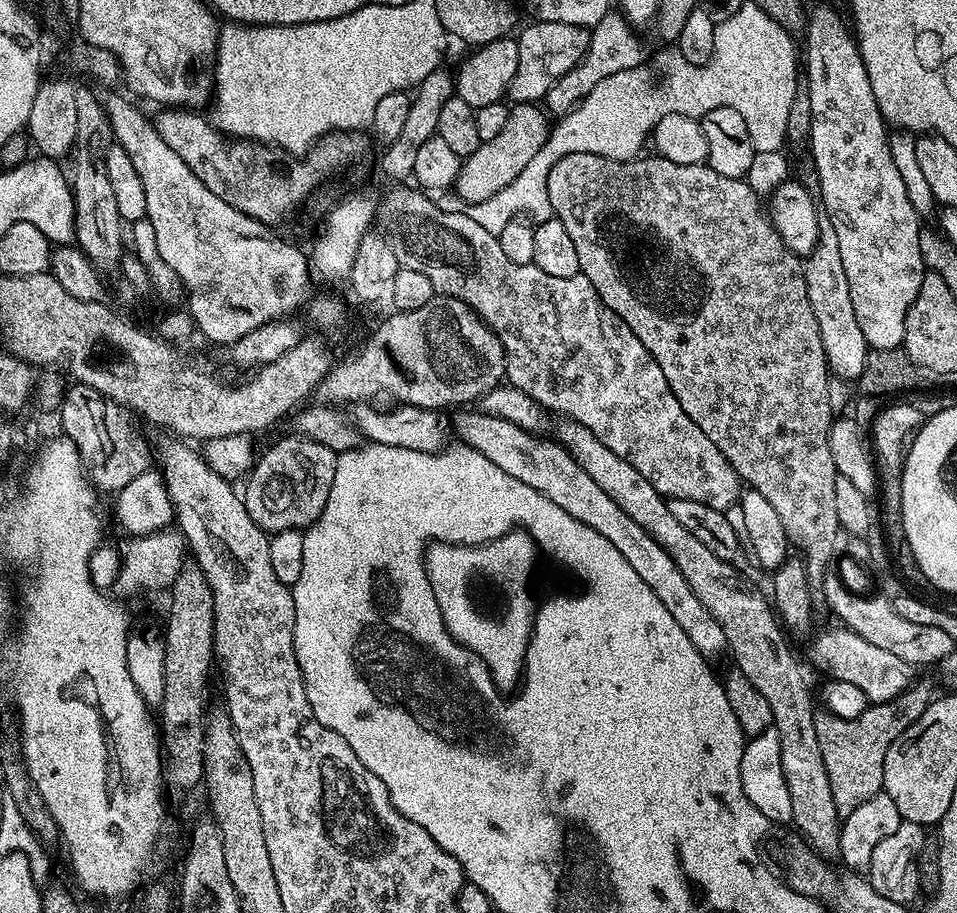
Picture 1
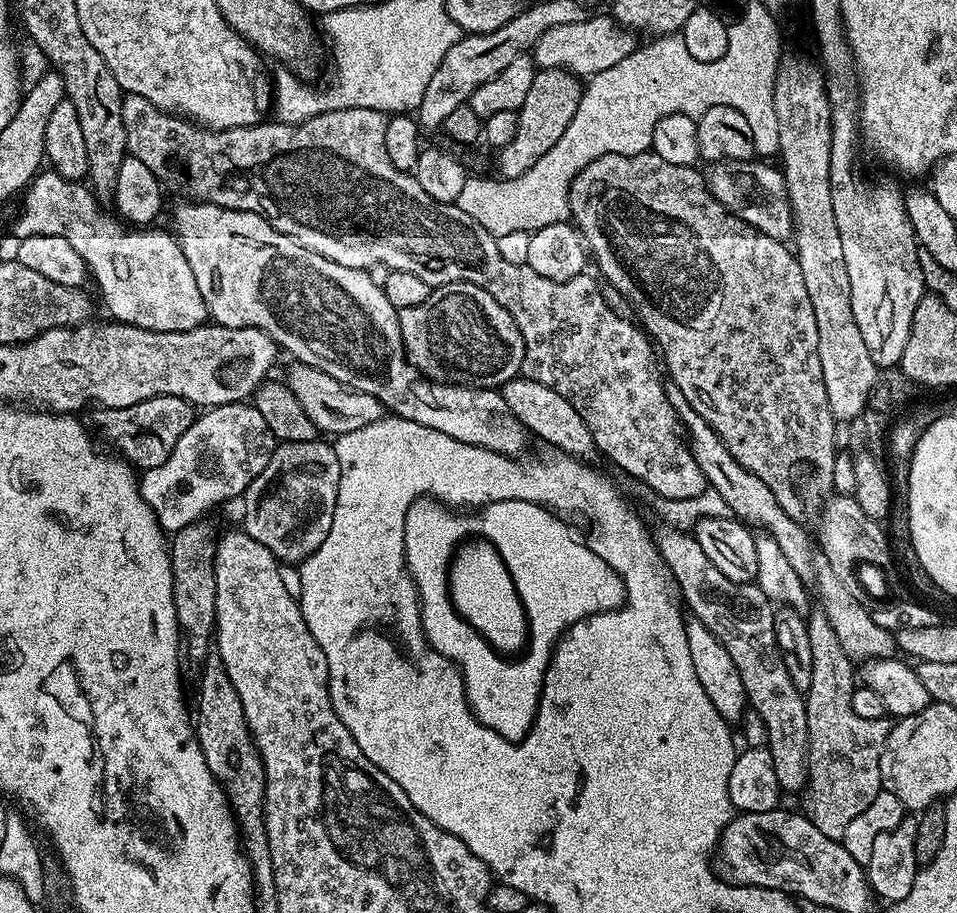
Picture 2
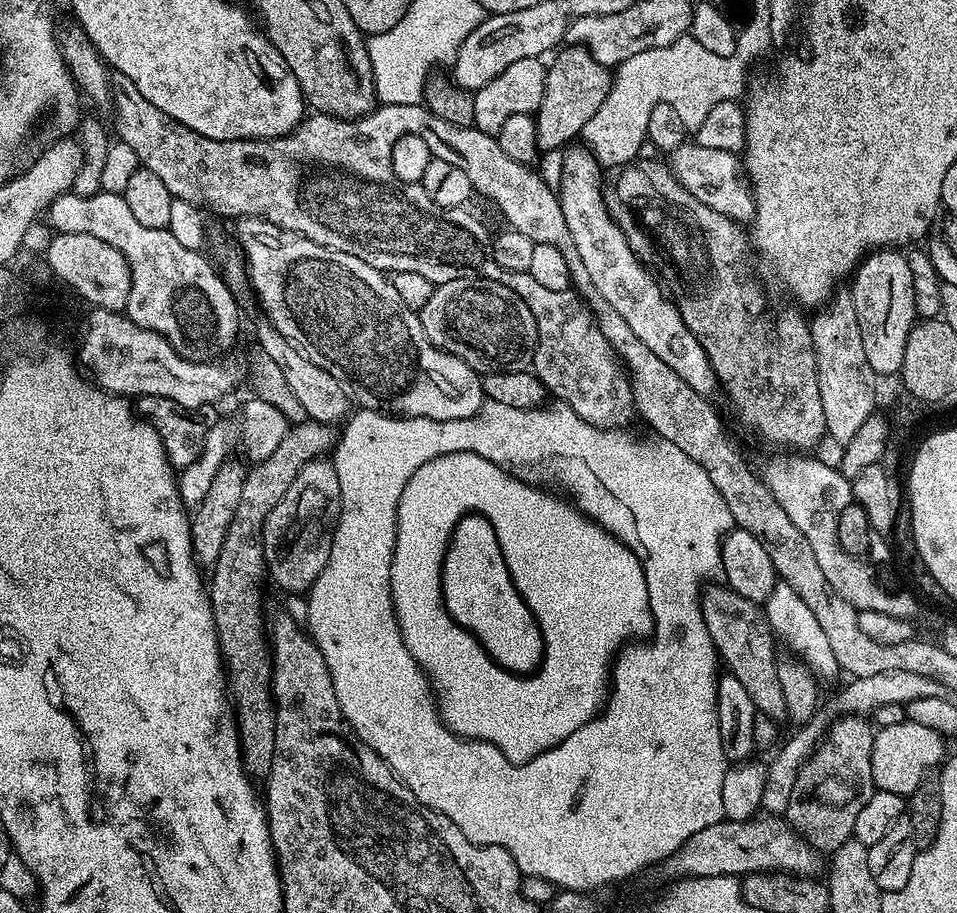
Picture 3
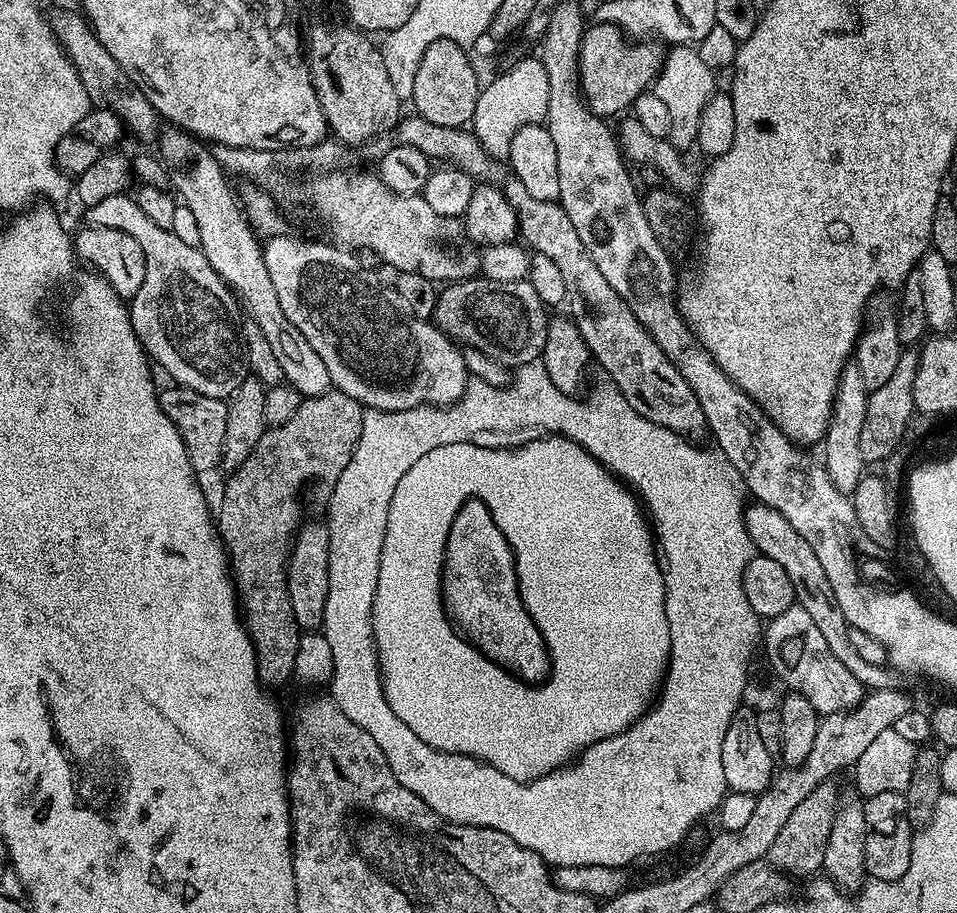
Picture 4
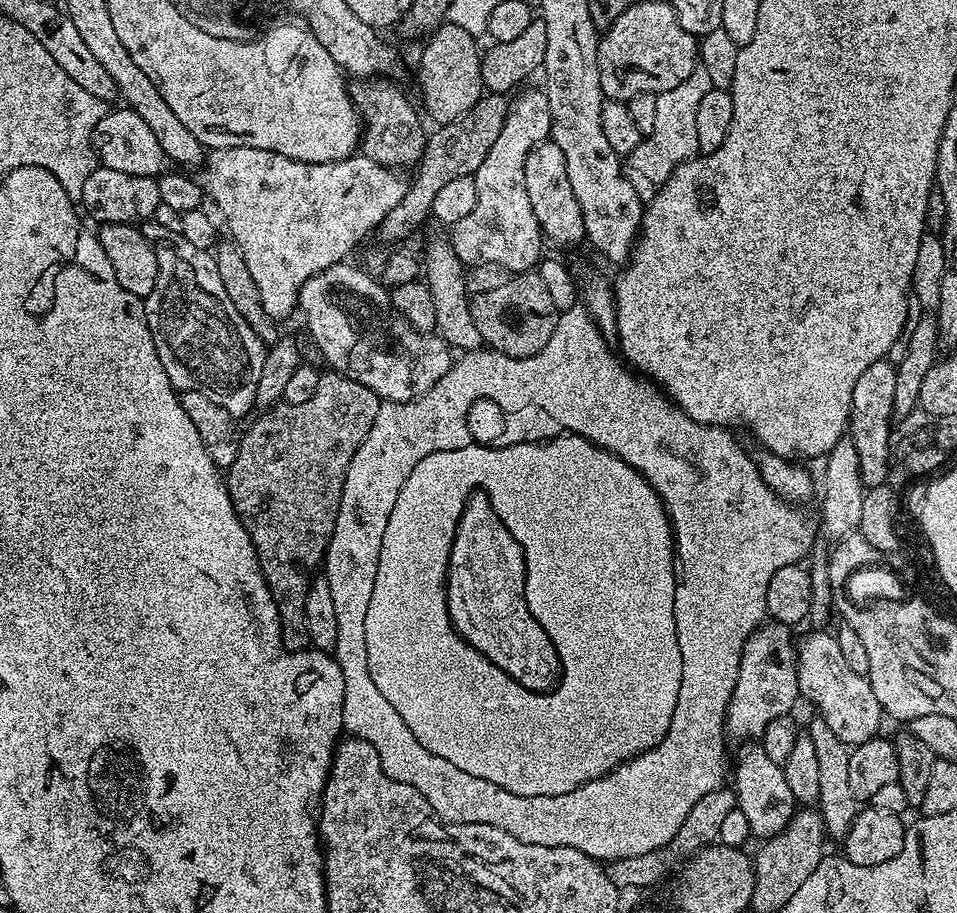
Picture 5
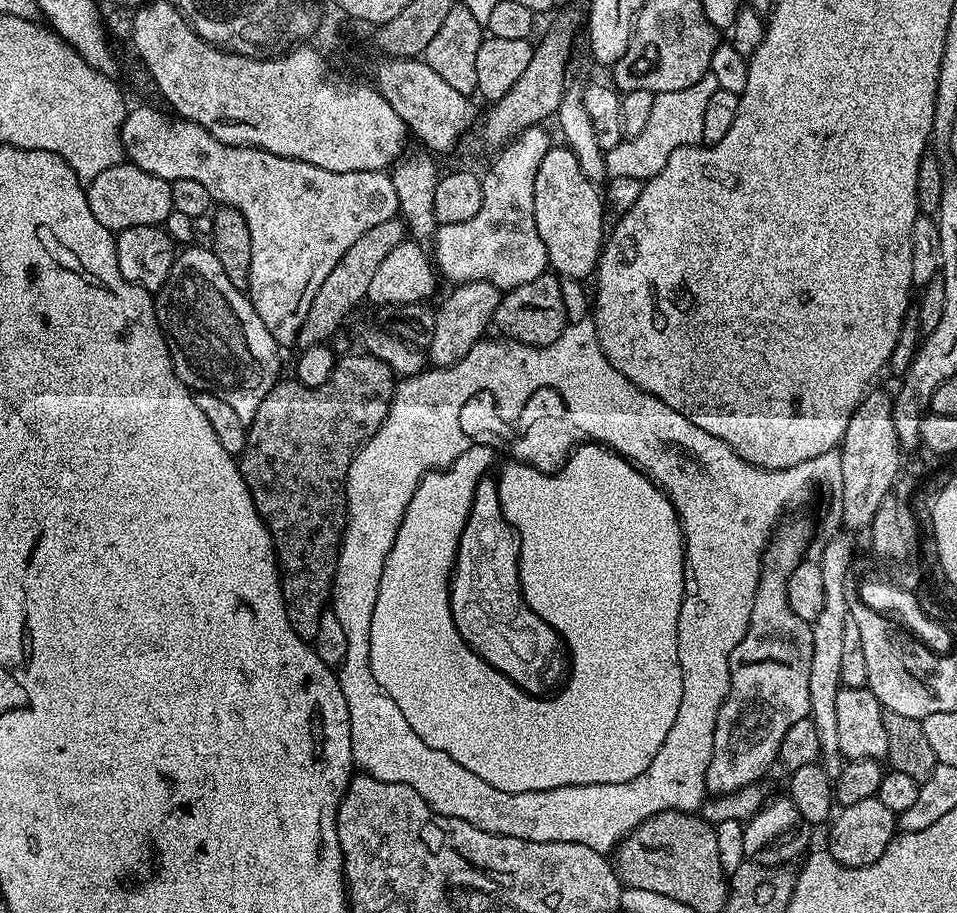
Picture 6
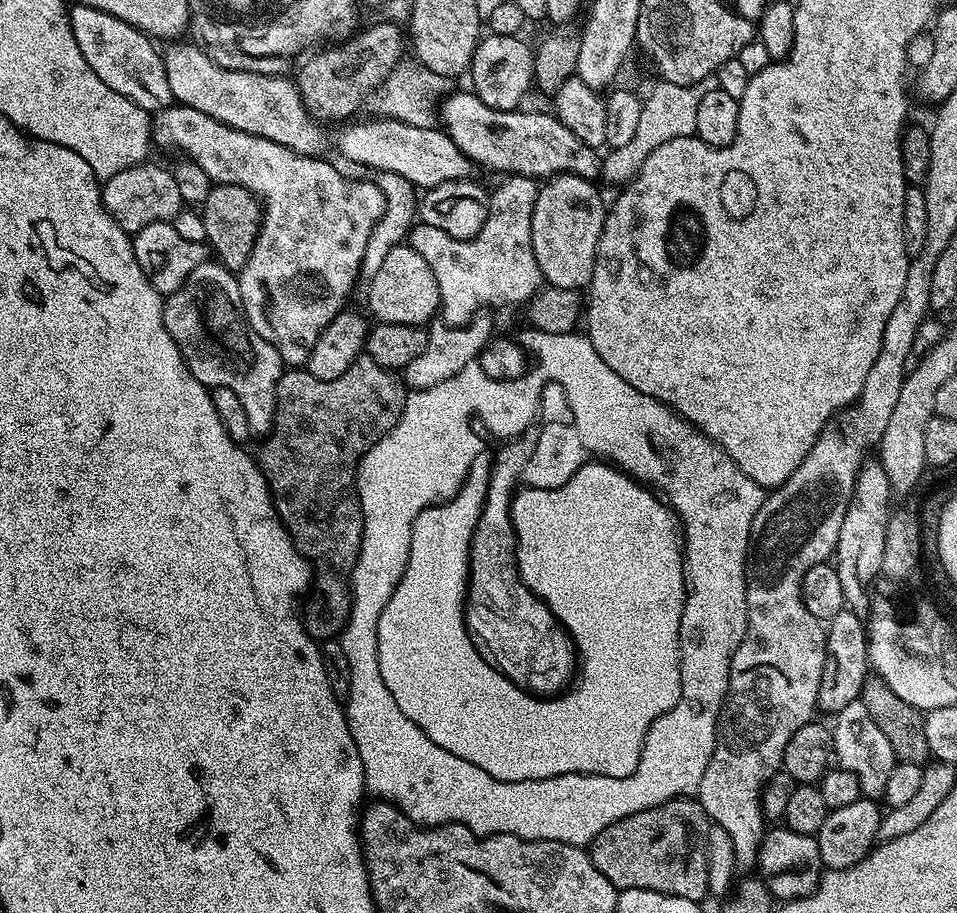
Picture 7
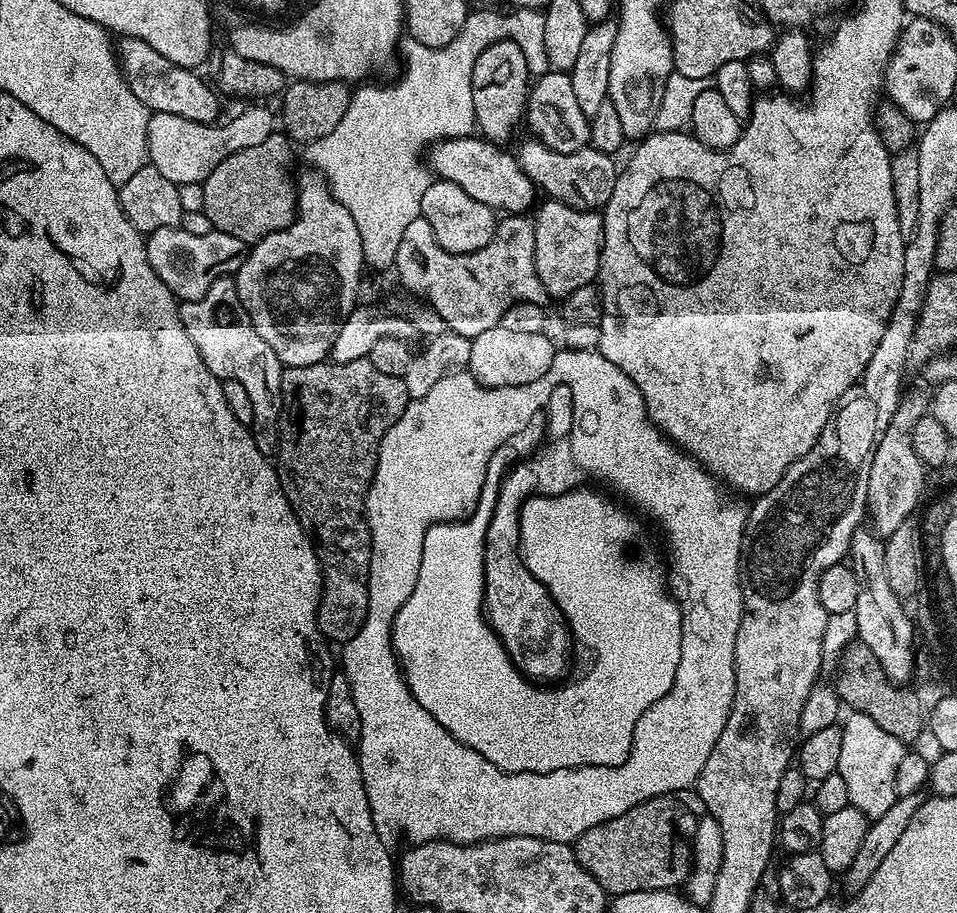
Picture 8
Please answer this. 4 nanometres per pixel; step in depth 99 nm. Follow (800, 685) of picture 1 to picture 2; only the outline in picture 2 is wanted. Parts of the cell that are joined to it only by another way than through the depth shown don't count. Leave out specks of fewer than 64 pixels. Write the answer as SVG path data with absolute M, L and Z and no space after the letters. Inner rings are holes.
M523 374L506 382L499 389L500 397L510 406L510 414L522 422L522 426L540 440L546 440L554 444L561 453L573 458L588 456L597 451L596 443L592 437L592 431L586 426L582 414L558 394L558 390L550 390L550 386L542 386L542 382L534 382ZM668 526L655 537L656 547L664 559L668 571L686 605L687 611L695 619L702 622L722 646L734 658L734 666L738 666L738 675L742 677L742 686L746 686L748 707L751 711L761 715L762 722L766 722L768 742L766 747L774 758L774 774L778 774L778 782L785 793L799 793L808 782L808 727L806 726L806 706L804 705L805 693L795 688L783 665L782 654L779 653L778 642L775 640L774 605L766 594L762 594L760 585L753 582L743 584L726 578L720 570L706 556L702 546L696 541L695 535L688 536L683 527Z

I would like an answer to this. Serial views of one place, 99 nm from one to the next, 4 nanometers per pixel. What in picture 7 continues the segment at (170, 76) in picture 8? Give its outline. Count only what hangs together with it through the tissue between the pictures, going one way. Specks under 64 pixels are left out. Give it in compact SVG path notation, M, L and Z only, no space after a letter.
M83 2L67 9L68 21L74 30L74 42L78 42L78 50L82 50L82 58L118 94L127 100L133 100L144 112L155 114L164 108L171 108L174 101L170 82L166 82L166 70L161 49L155 48L153 41L145 32L122 22L122 18L114 18L114 14L106 14L102 10L94 10L94 6L86 6Z

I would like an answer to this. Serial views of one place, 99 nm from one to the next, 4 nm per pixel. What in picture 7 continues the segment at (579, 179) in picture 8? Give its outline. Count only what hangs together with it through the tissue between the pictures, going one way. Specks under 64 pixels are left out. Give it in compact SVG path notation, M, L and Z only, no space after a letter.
M471 90L455 92L443 97L438 108L438 116L441 121L444 119L443 131L447 132L448 137L477 165L486 164L498 172L504 172L500 174L533 178L551 178L567 174L595 181L600 176L601 153L586 146L586 142L574 138L574 134L570 134L570 130L566 130L566 126L562 126L562 122L551 111L524 112L525 110L520 108L494 110L494 106L486 106L486 102L482 102L482 98L478 98Z

